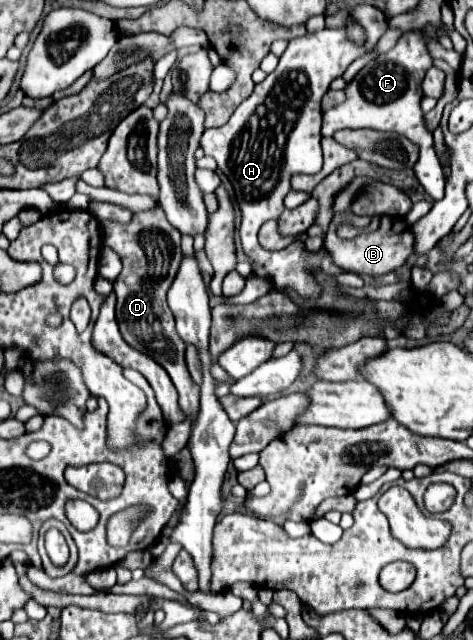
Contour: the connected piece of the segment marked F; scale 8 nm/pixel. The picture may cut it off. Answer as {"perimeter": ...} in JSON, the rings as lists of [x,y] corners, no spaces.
{"perimeter":[[[419,29],[407,31],[399,37],[397,45],[375,61],[367,63],[353,81],[345,87],[345,101],[323,113],[325,137],[331,137],[339,129],[375,129],[375,131],[393,131],[409,137],[409,141],[419,145],[419,158],[413,171],[431,199],[439,201],[445,189],[445,175],[439,165],[437,153],[433,149],[433,135],[427,127],[425,113],[421,111],[421,81],[425,71],[431,67],[431,55],[427,51],[425,39]]]}

